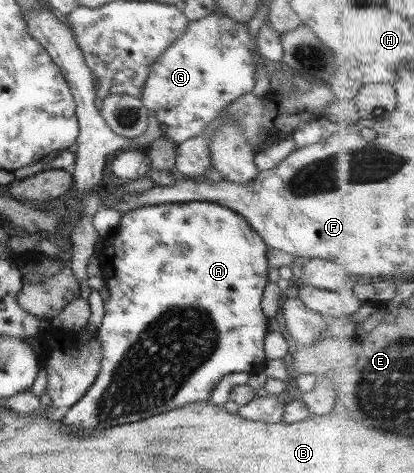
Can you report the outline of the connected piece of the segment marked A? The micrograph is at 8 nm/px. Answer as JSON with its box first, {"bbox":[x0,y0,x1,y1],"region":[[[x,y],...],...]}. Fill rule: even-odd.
{"bbox":[60,201,268,433],"region":[[[189,201],[146,205],[123,213],[117,226],[108,236],[110,237],[108,239],[109,246],[103,246],[100,255],[97,256],[108,297],[103,304],[104,315],[100,327],[91,330],[100,344],[99,370],[84,395],[69,407],[60,420],[61,423],[64,423],[66,427],[72,427],[72,431],[88,433],[88,431],[102,429],[108,425],[140,421],[189,403],[208,402],[211,391],[216,387],[220,378],[228,373],[252,374],[263,371],[266,357],[262,349],[262,340],[268,331],[266,330],[266,317],[262,313],[260,302],[263,289],[268,283],[267,245],[240,214],[212,202]]]}

